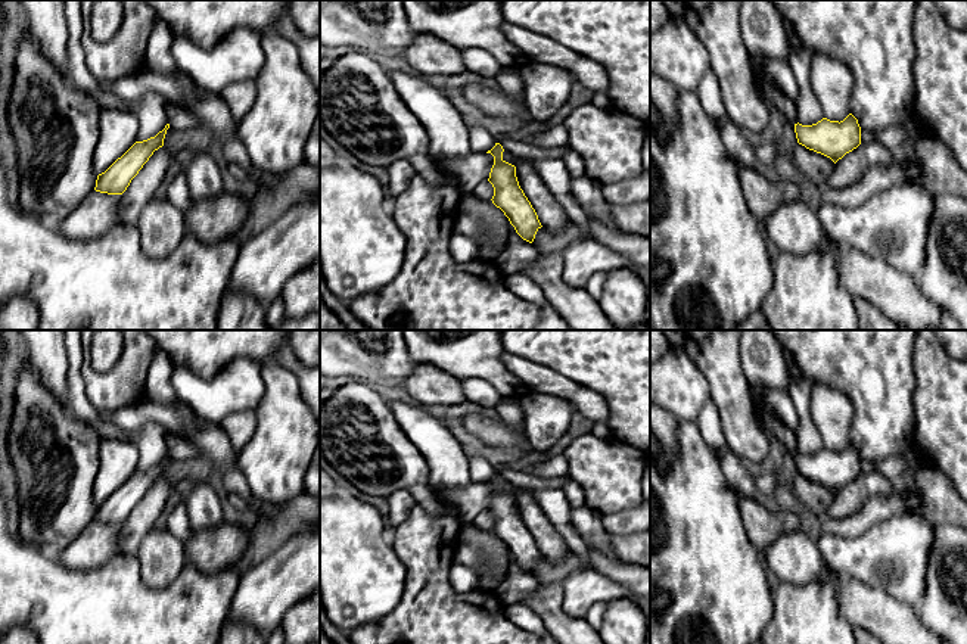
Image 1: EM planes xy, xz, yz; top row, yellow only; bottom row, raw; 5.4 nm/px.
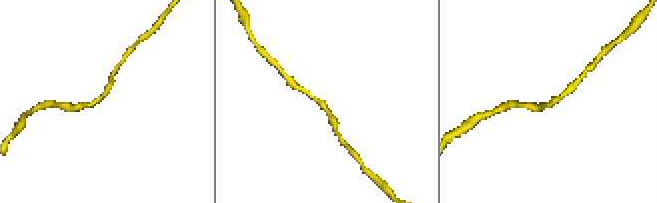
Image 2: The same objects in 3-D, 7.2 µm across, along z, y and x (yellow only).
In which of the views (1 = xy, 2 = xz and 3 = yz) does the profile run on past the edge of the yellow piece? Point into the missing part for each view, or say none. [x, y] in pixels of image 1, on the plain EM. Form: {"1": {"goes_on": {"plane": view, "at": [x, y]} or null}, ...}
{"1": {"goes_on": null}, "2": {"goes_on": null}, "3": {"goes_on": null}}

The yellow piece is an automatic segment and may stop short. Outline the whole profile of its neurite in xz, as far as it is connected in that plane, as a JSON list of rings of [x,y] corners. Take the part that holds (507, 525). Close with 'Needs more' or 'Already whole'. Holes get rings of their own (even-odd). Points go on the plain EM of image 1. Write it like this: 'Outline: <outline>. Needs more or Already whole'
Outline: [[[503,476],[488,480],[494,486],[494,495],[488,511],[494,517],[492,533],[500,538],[514,557],[516,563],[532,573],[537,561],[542,557],[535,539],[525,526],[516,507],[516,497],[503,489]]]. Already whole

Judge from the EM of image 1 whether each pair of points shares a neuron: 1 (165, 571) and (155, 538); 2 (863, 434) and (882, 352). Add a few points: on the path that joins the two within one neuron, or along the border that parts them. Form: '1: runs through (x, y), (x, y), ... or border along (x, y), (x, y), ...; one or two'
1: runs through (161, 563), (158, 546); one
2: runs through (883, 413), (894, 403), (894, 373); one

